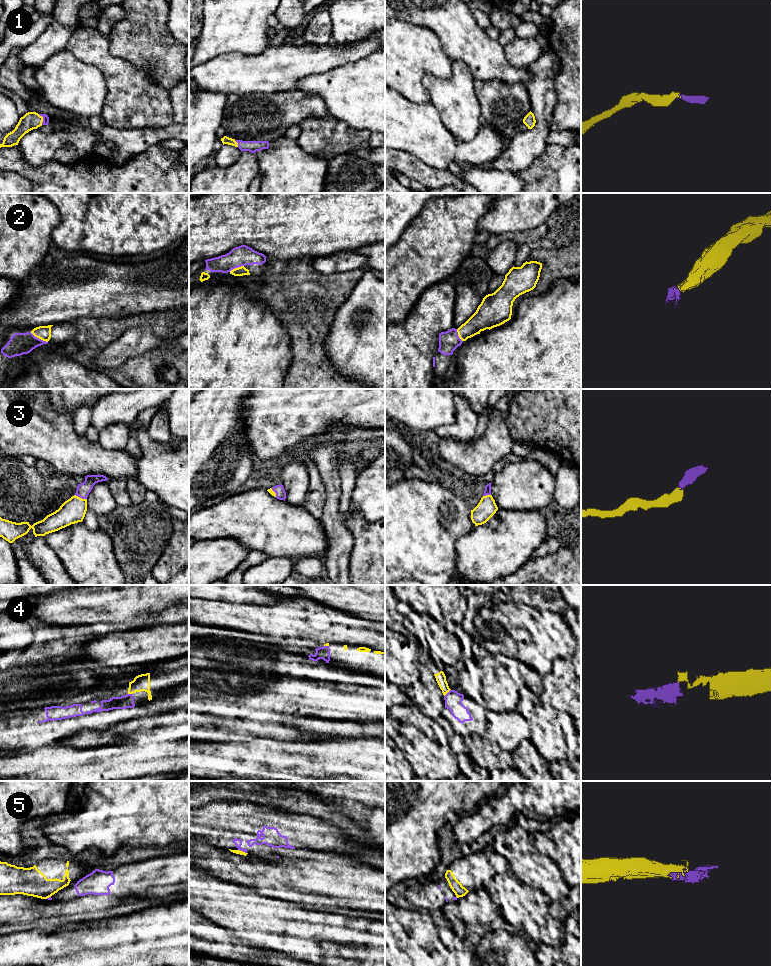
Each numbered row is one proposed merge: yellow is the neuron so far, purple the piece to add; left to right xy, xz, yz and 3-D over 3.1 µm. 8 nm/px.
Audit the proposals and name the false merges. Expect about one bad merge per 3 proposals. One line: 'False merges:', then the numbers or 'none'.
False merges: 5

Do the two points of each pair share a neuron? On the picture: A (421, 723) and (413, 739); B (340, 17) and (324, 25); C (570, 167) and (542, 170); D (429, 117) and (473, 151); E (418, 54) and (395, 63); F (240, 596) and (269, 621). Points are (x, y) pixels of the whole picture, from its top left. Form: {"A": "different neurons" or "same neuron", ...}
{"A": "different neurons", "B": "different neurons", "C": "same neuron", "D": "same neuron", "E": "same neuron", "F": "different neurons"}

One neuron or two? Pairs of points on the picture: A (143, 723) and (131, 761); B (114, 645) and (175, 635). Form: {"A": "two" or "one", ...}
{"A": "two", "B": "one"}

